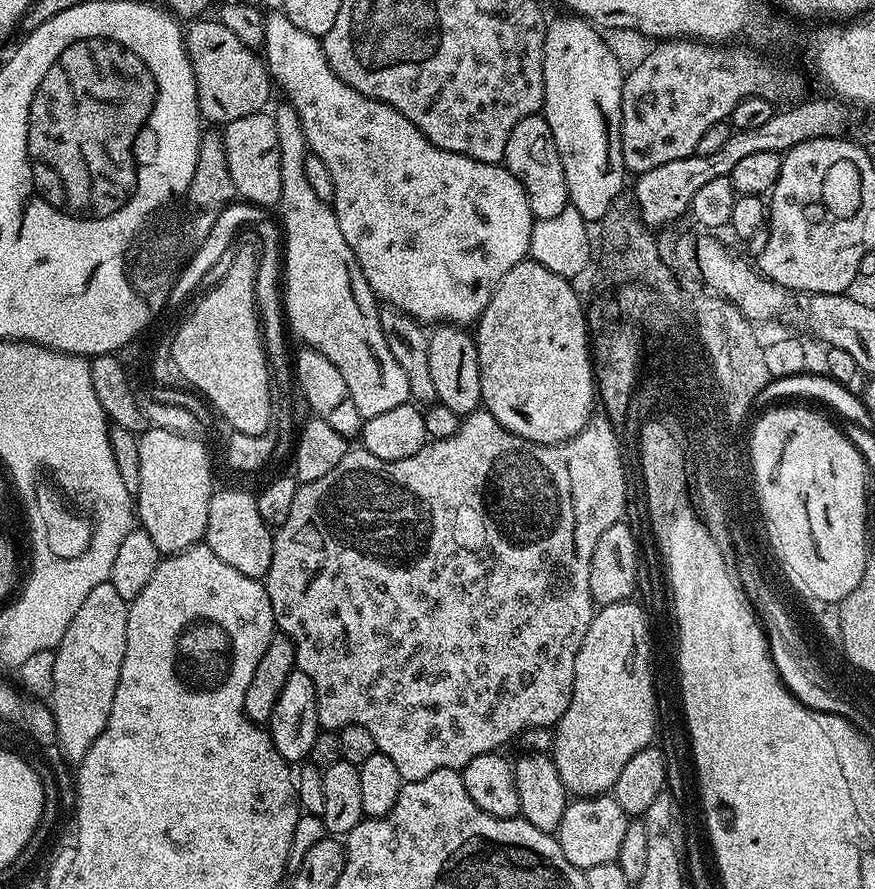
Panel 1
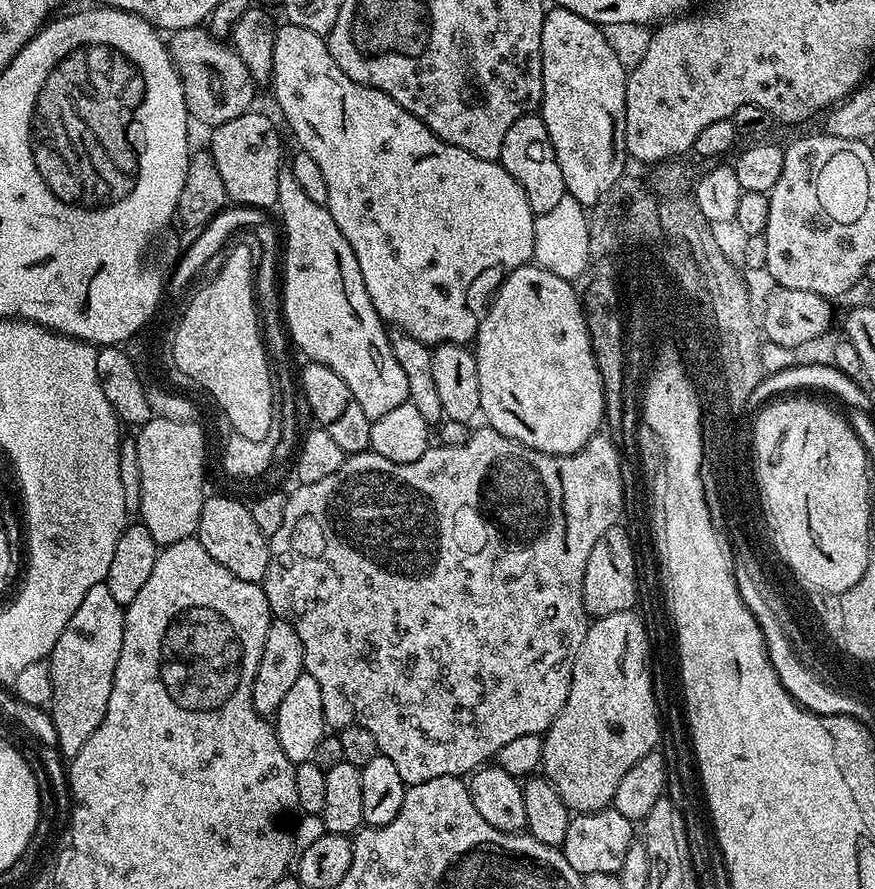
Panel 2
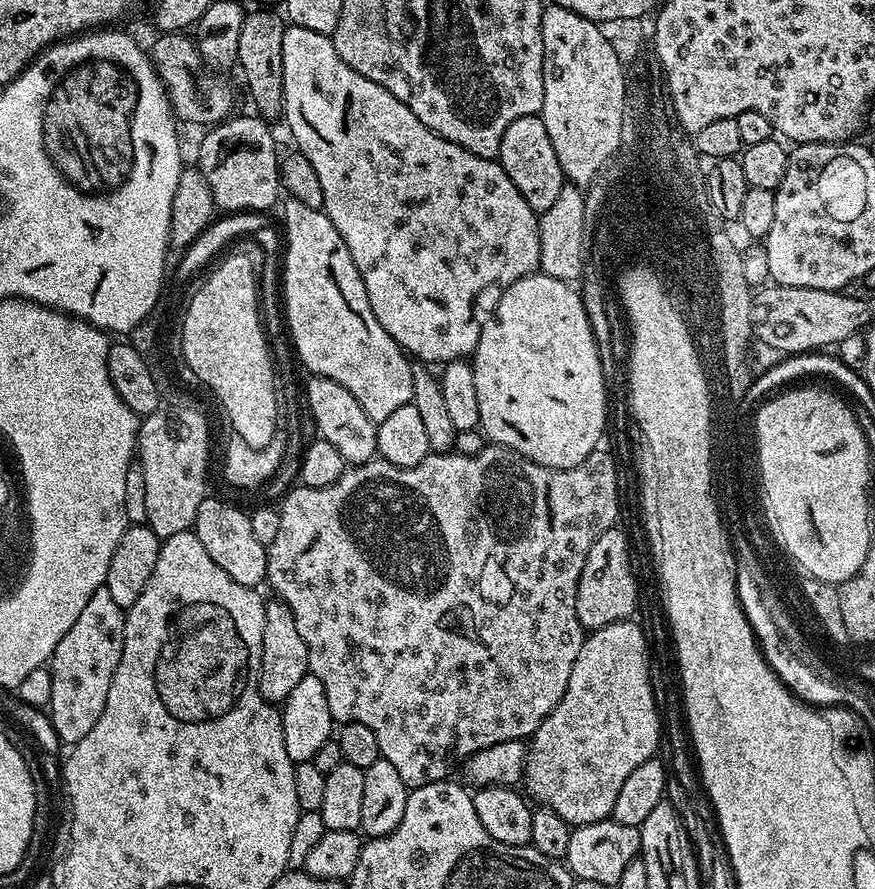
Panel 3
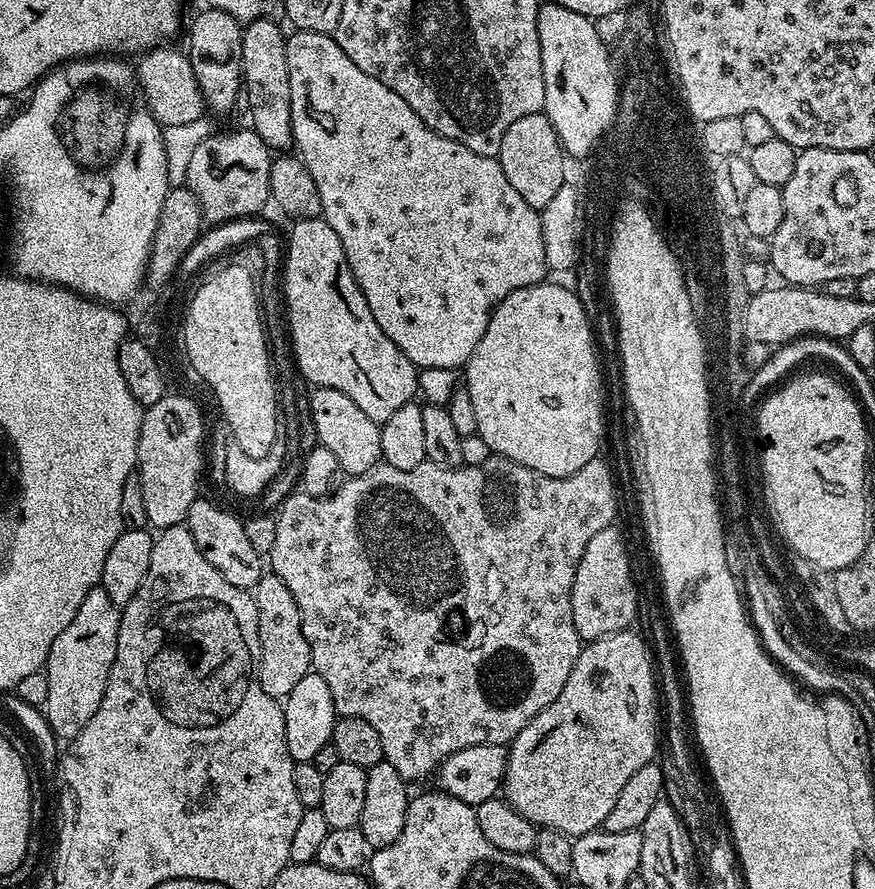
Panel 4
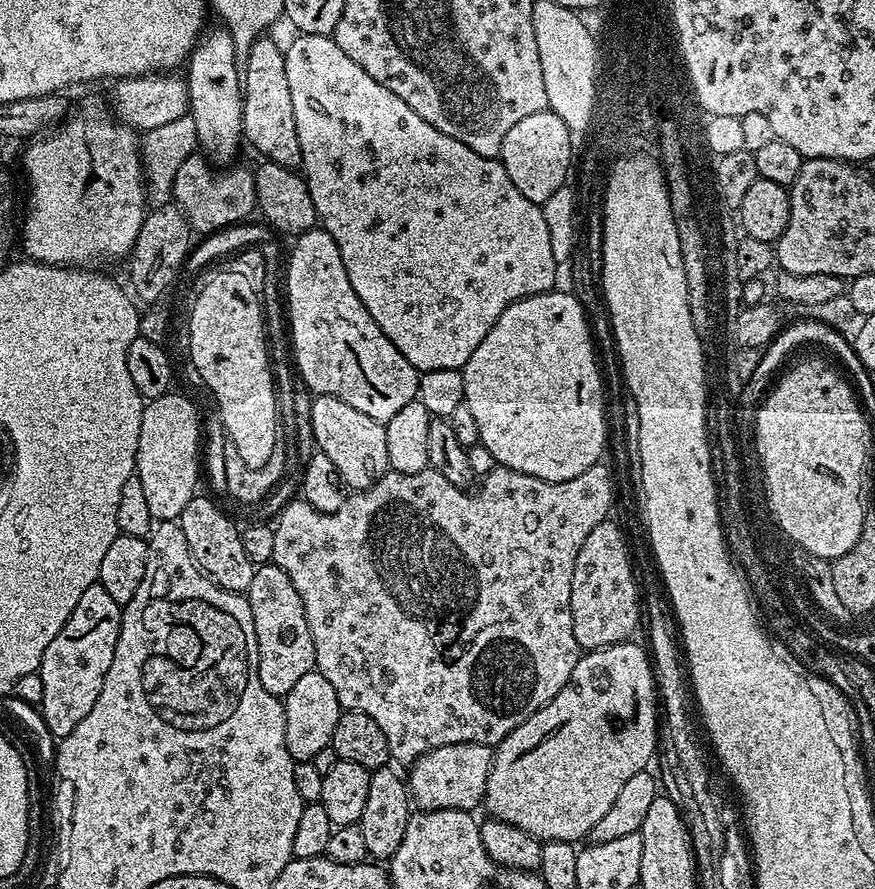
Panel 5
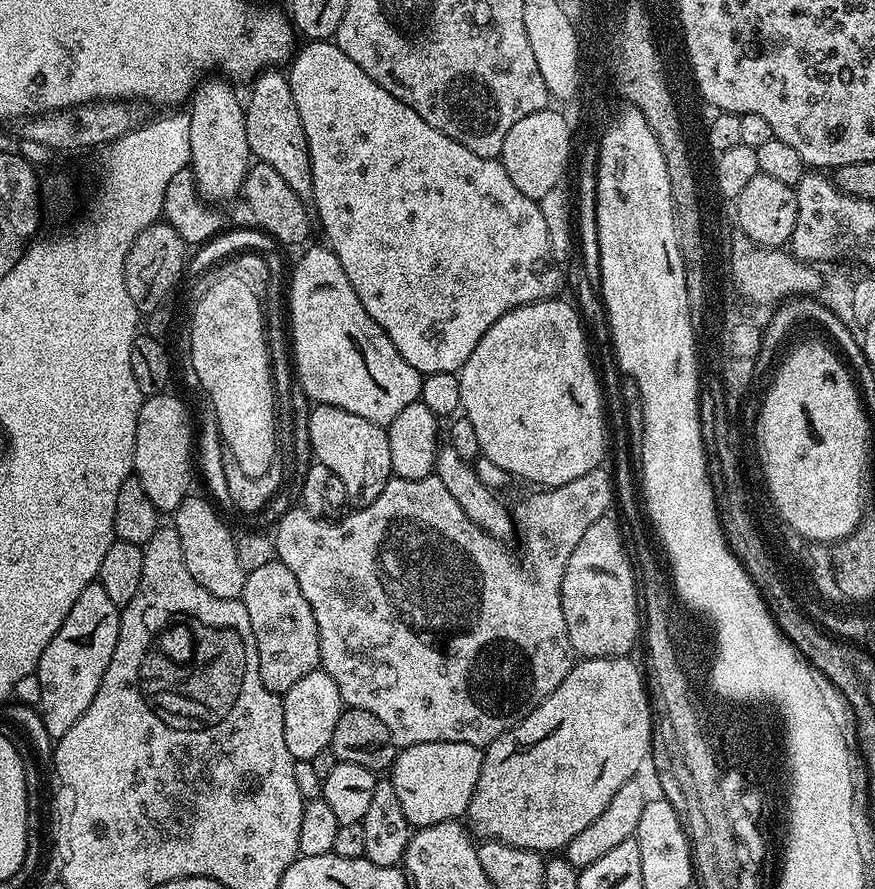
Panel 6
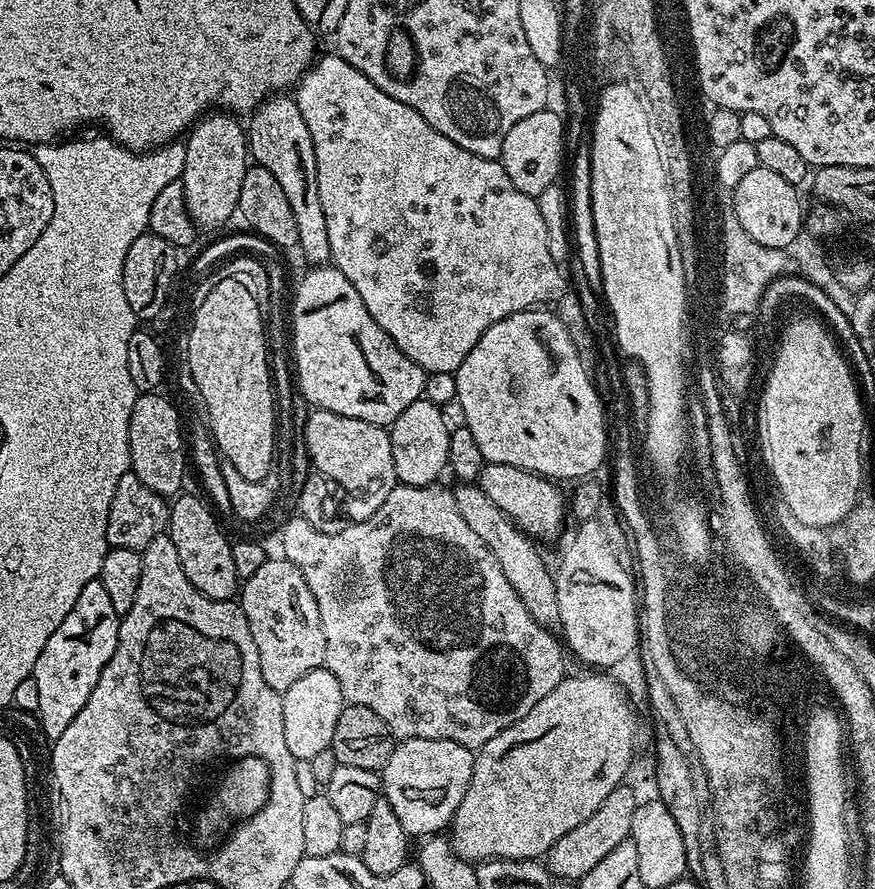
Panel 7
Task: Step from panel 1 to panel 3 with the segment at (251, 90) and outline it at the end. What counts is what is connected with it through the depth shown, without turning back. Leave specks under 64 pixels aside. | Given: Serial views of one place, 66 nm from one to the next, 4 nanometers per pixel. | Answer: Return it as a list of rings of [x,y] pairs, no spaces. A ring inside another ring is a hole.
[[[165,32],[157,37],[150,47],[152,64],[168,90],[168,100],[172,103],[172,113],[177,121],[188,126],[215,126],[229,119],[234,112],[232,107],[236,104],[236,92],[231,82],[224,77],[227,75],[209,67],[200,57],[200,51],[191,35]]]

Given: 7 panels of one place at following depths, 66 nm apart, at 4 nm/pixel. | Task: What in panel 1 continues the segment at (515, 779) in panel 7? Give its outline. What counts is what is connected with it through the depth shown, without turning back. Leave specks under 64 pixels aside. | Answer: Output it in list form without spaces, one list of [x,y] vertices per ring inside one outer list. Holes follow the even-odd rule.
[[[625,602],[622,604],[605,604],[593,615],[590,630],[586,630],[586,638],[582,638],[582,646],[578,650],[578,658],[574,658],[574,690],[570,706],[566,714],[554,726],[556,737],[551,750],[551,758],[558,774],[562,778],[564,788],[573,797],[602,796],[611,793],[614,782],[618,782],[618,774],[622,774],[626,762],[638,754],[638,750],[649,747],[653,743],[652,735],[656,732],[656,684],[652,681],[652,632],[648,629],[649,613],[639,603]]]

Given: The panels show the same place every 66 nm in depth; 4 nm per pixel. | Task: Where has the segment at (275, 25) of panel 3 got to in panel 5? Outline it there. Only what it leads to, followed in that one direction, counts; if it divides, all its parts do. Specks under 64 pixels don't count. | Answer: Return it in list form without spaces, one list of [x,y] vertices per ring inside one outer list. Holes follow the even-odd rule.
[[[265,34],[253,42],[242,68],[244,140],[252,143],[264,160],[296,170],[301,167],[302,146],[298,146],[298,126],[294,126],[294,105],[286,82],[284,48],[276,45],[270,37]]]

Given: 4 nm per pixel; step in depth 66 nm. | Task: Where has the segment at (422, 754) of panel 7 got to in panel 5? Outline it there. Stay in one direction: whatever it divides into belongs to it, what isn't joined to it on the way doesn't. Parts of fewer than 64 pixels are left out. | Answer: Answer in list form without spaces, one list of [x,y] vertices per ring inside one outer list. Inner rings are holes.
[[[462,742],[430,750],[419,757],[406,772],[406,787],[415,807],[420,810],[453,808],[463,812],[472,812],[476,807],[479,809],[484,802],[492,754],[493,749],[489,745]]]

